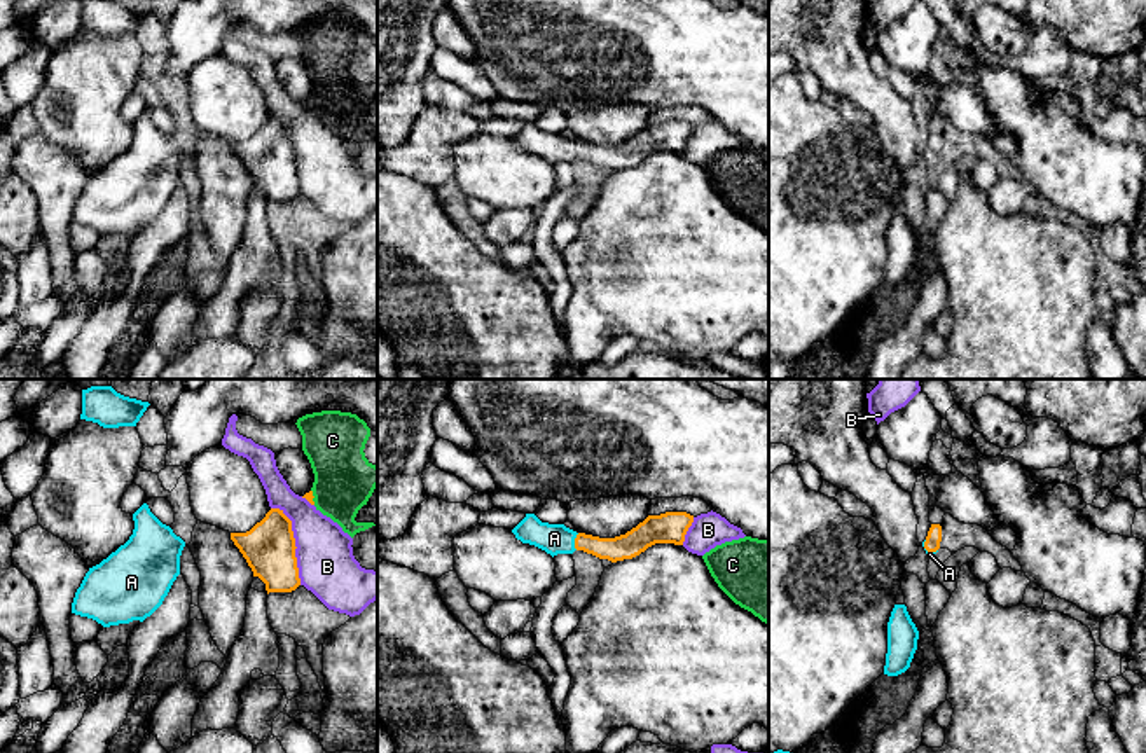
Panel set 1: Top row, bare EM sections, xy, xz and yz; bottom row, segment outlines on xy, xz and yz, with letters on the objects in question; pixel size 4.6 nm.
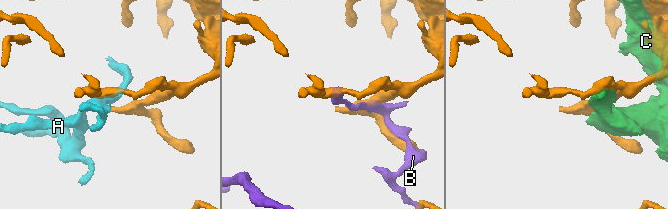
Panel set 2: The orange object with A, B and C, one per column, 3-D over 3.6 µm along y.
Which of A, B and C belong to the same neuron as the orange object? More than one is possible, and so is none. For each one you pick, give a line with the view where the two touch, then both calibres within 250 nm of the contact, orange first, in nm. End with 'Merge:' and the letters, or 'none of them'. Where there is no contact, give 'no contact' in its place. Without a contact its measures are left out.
A: contact in xz; calibres 120 and 140 nm
Merge: A

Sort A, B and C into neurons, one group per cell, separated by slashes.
A / B / C

